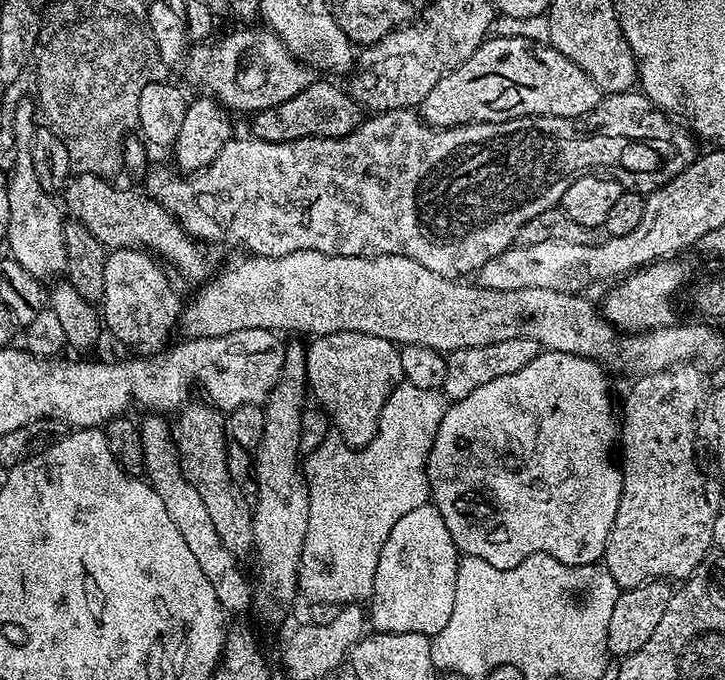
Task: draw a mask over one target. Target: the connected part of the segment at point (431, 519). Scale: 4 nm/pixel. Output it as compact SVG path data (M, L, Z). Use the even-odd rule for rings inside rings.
M429 502L402 514L402 518L394 522L394 530L390 530L390 538L386 538L382 554L378 554L378 570L374 570L370 597L371 627L377 632L422 634L429 638L436 636L438 630L444 629L446 622L450 622L450 614L454 611L454 586L460 557L454 538L450 538L450 530L446 530L446 522L435 504Z

